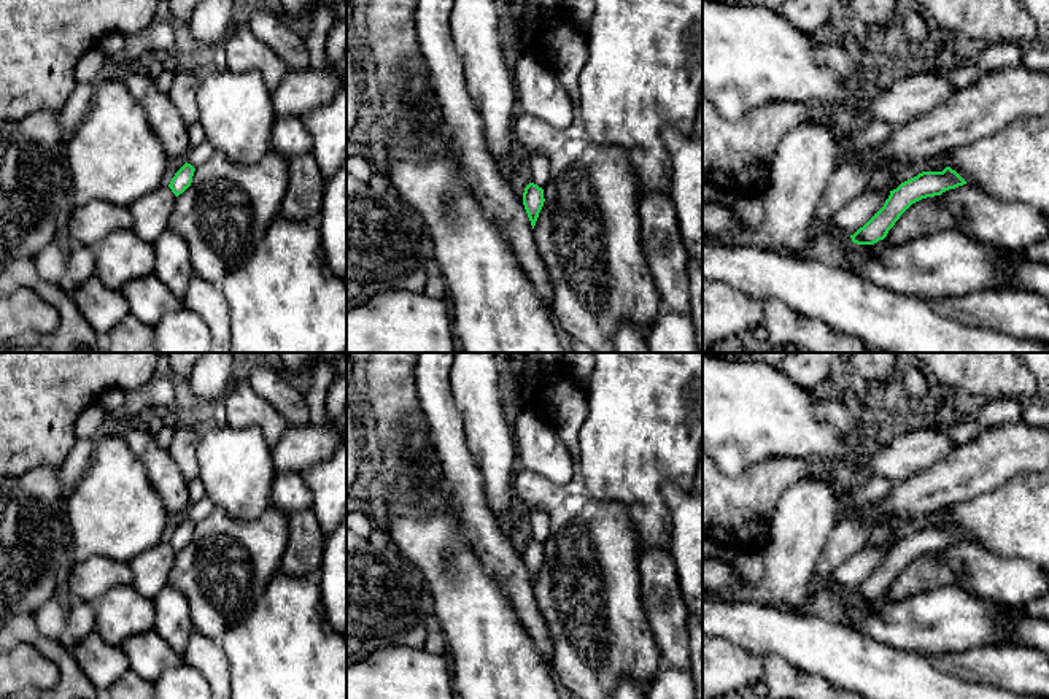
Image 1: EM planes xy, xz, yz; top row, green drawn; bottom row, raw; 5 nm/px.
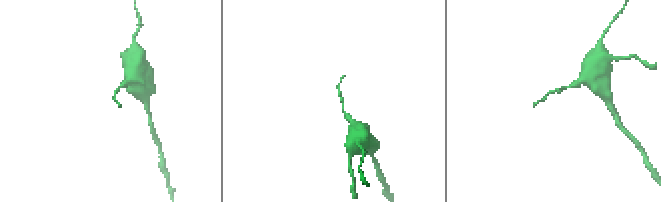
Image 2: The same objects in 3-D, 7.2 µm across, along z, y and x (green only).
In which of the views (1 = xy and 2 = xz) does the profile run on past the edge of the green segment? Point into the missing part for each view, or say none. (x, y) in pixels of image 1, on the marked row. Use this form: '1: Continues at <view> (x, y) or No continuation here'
1: No continuation here
2: No continuation here

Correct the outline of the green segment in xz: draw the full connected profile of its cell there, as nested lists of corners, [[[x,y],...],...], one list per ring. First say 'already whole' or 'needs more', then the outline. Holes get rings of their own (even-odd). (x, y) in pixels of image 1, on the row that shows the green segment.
already whole; [[[529,183],[523,192],[523,205],[534,229],[539,213],[544,207],[544,189],[534,183]]]

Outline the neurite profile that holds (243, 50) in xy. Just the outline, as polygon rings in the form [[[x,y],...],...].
[[[234,25],[221,44],[226,51],[227,68],[235,73],[259,71],[269,92],[278,87],[285,73],[289,70],[248,25]]]

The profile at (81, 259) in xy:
[[[68,245],[67,254],[67,268],[57,284],[72,297],[81,284],[95,275],[95,251],[83,245]]]

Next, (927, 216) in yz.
[[[941,195],[927,197],[912,203],[888,230],[884,240],[869,245],[873,256],[881,256],[885,248],[906,245],[936,232],[957,229],[958,221],[943,203]]]

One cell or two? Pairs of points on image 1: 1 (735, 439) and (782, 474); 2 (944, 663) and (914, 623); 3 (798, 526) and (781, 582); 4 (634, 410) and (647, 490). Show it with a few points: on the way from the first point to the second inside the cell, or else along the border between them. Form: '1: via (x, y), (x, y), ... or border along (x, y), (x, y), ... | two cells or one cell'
1: border along (801, 458), (768, 456), (730, 475) | two cells
2: border along (975, 647), (932, 652), (925, 656) | two cells
3: via (795, 540), (789, 567) | one cell
4: via (634, 429), (634, 471) | one cell

